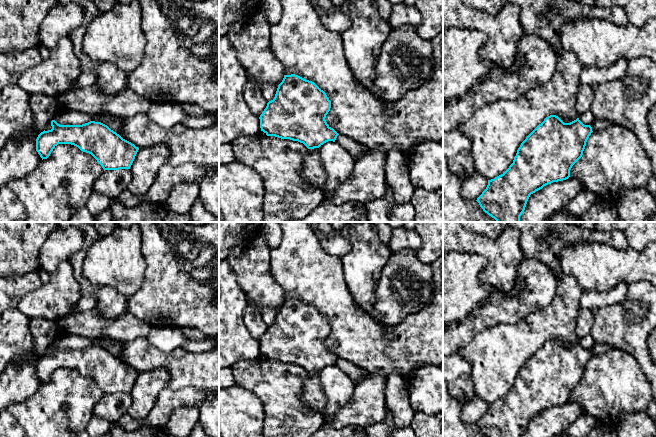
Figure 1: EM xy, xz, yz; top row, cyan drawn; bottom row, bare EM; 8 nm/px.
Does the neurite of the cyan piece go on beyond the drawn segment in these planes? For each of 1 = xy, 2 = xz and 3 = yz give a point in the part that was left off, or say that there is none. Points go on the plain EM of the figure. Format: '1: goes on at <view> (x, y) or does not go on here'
1: does not go on here
2: does not go on here
3: does not go on here

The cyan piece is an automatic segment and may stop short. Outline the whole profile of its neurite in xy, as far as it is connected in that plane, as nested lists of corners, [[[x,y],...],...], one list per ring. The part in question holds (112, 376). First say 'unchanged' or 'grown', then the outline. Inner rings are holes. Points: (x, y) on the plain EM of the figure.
unchanged | [[[51,345],[52,353],[41,356],[36,375],[47,383],[58,368],[71,368],[91,378],[105,394],[130,393],[139,374],[101,346],[82,349],[60,349]]]

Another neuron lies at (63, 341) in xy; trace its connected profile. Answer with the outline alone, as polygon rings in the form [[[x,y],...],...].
[[[58,334],[54,343],[60,349],[82,349],[90,345],[101,346],[98,338],[87,338],[74,334]]]

